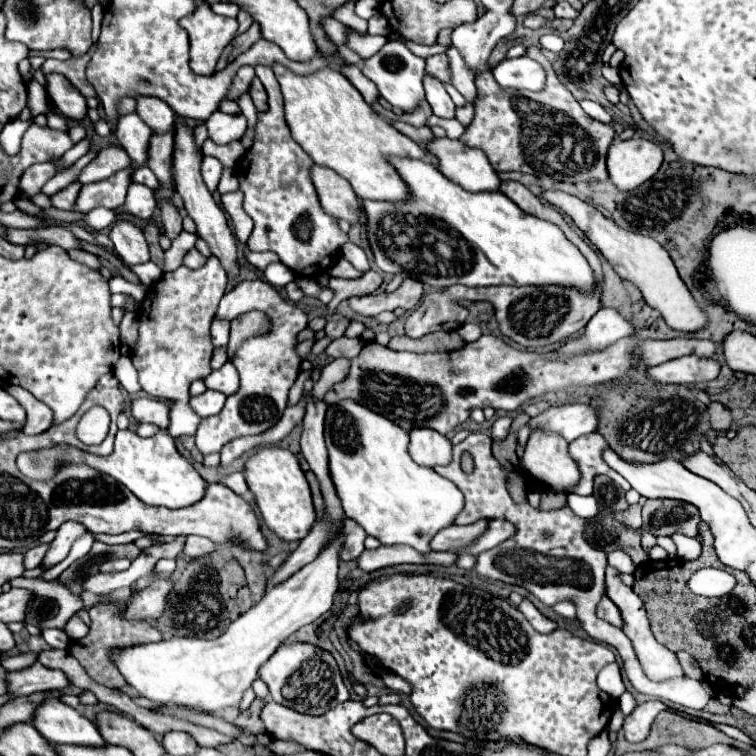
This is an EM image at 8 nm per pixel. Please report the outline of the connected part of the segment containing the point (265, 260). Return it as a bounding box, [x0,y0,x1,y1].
[247,252,279,270]

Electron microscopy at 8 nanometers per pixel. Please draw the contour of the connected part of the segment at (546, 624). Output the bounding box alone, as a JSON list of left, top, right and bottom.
[519,598,557,634]

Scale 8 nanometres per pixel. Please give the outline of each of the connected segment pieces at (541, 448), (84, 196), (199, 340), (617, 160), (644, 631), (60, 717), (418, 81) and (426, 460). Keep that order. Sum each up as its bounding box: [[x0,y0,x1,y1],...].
[[521,430,579,492],[73,166,135,214],[131,256,227,438],[607,138,663,190],[605,566,683,682],[33,696,105,744],[361,40,425,112],[409,428,451,466]]

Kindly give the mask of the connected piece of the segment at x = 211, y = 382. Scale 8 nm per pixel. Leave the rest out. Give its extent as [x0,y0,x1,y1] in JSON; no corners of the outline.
[203,362,239,396]

